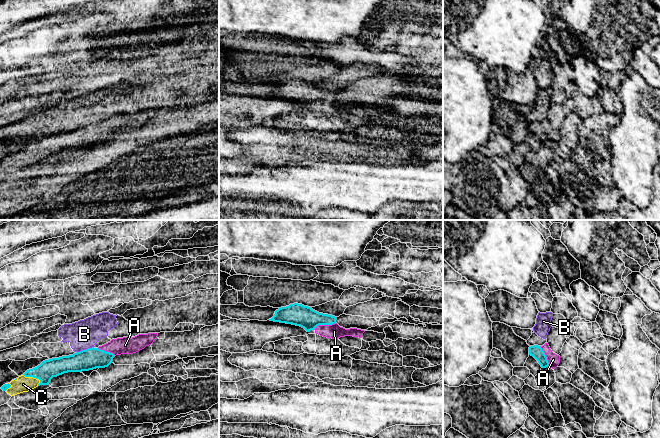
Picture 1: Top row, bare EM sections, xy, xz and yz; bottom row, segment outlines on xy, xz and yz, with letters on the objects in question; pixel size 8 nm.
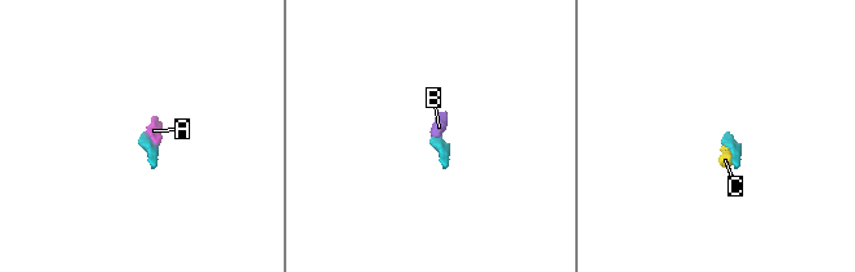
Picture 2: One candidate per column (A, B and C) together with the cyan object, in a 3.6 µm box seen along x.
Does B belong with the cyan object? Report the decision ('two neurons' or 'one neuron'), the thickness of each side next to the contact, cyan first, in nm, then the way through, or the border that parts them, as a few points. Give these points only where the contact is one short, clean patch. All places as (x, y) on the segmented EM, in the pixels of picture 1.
two neurons; calibres 170 and 240 nm; border xy (93, 346), (77, 352)

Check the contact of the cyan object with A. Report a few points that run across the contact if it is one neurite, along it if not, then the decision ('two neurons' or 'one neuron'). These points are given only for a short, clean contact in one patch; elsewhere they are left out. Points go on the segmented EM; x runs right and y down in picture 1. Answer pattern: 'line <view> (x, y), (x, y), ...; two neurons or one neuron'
line xz (296, 314), (324, 324), (334, 331); one neuron

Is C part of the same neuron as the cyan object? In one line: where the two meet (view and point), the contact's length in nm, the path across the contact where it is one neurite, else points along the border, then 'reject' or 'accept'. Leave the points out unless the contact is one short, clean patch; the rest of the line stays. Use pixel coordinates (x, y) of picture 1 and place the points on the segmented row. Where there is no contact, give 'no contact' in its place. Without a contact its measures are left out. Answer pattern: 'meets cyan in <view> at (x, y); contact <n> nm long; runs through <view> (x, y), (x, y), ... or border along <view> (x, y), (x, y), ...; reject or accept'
meets cyan in xy at (32, 376); contact 160 nm long; runs through xy (54, 367), (41, 375), (32, 376), (23, 384); accept

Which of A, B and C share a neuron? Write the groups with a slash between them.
A C / B

